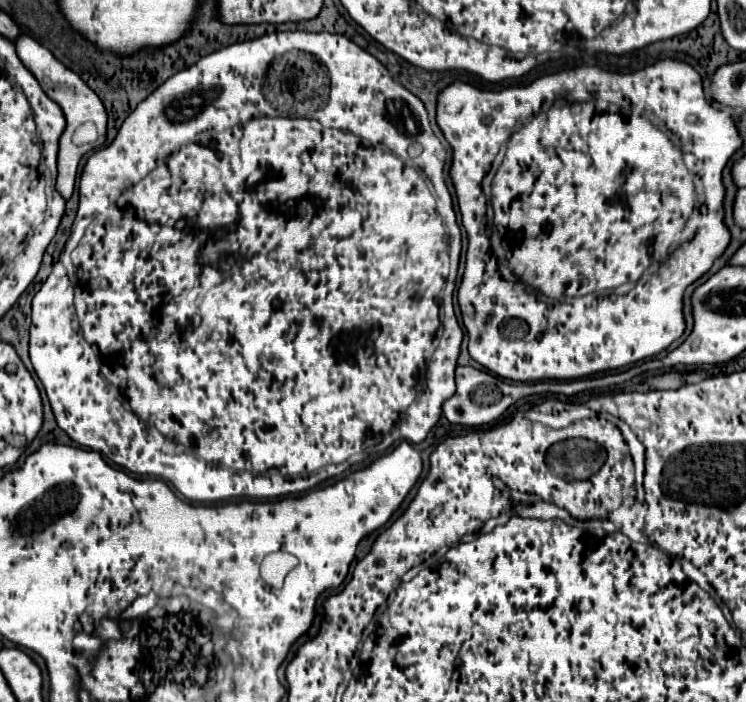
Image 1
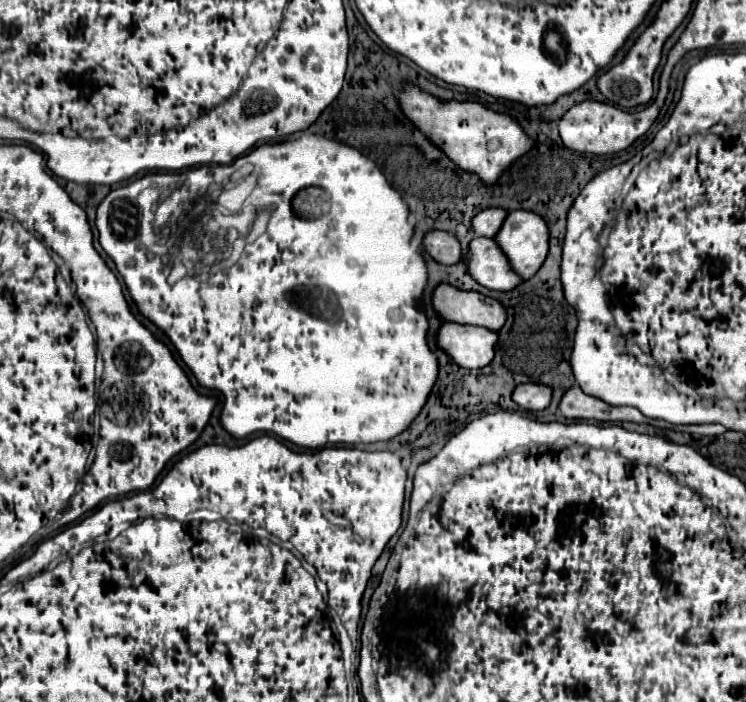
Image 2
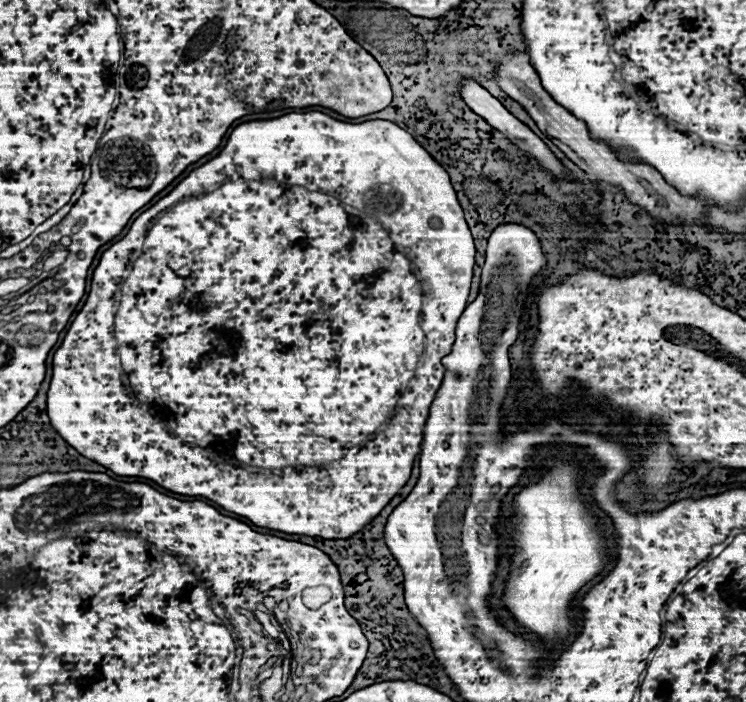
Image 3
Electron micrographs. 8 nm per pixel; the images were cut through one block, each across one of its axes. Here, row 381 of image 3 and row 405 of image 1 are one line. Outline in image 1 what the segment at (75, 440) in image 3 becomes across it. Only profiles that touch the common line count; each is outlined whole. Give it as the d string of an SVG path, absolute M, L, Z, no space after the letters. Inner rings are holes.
M300 30L264 34L212 52L168 78L164 86L156 88L132 110L114 142L88 158L80 176L80 206L72 234L52 274L32 300L30 360L46 390L58 426L74 442L102 452L114 464L134 474L170 482L192 502L276 498L308 492L326 480L326 476L318 478L318 470L326 466L338 466L364 452L384 452L398 440L422 442L440 420L442 404L456 390L454 370L464 340L464 332L452 310L462 232L444 182L444 164L446 150L428 122L422 100L394 82L372 54L341 34ZM324 126L336 126L336 130ZM376 144L384 144L388 150ZM402 158L410 160L412 166ZM418 170L428 170L428 182ZM436 204L440 214L436 212ZM402 416L404 422L398 422Z

